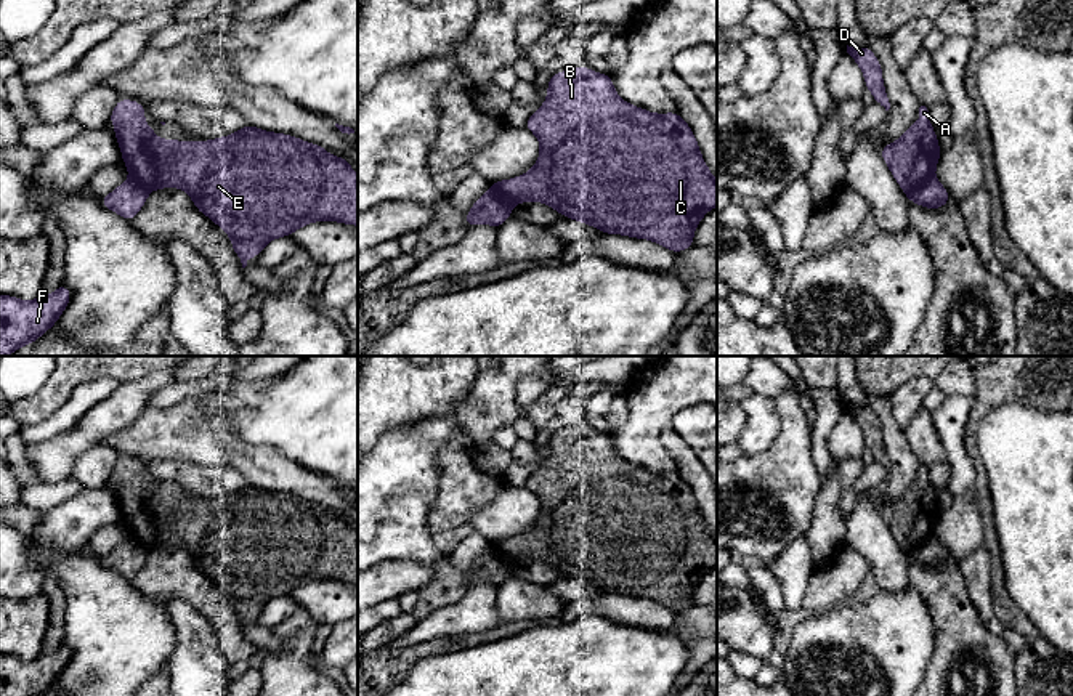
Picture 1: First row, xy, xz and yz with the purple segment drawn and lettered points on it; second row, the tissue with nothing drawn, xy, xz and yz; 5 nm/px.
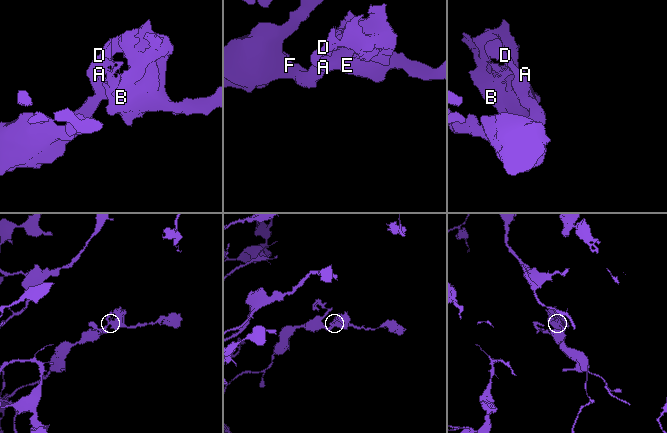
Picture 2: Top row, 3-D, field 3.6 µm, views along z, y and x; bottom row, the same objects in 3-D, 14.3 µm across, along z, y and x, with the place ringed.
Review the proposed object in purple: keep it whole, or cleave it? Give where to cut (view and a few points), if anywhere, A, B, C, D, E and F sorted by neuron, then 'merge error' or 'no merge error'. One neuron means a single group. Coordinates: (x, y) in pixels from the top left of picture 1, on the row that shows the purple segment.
cut in yz along (932, 175), (906, 194); A B C D E / F; merge error

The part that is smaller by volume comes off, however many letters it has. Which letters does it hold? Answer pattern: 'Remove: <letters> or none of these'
Remove: A, B, C, D, E

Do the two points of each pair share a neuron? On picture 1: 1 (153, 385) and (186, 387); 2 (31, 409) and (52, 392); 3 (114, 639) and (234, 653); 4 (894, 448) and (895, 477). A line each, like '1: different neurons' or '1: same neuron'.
1: different neurons
2: same neuron
3: different neurons
4: same neuron

